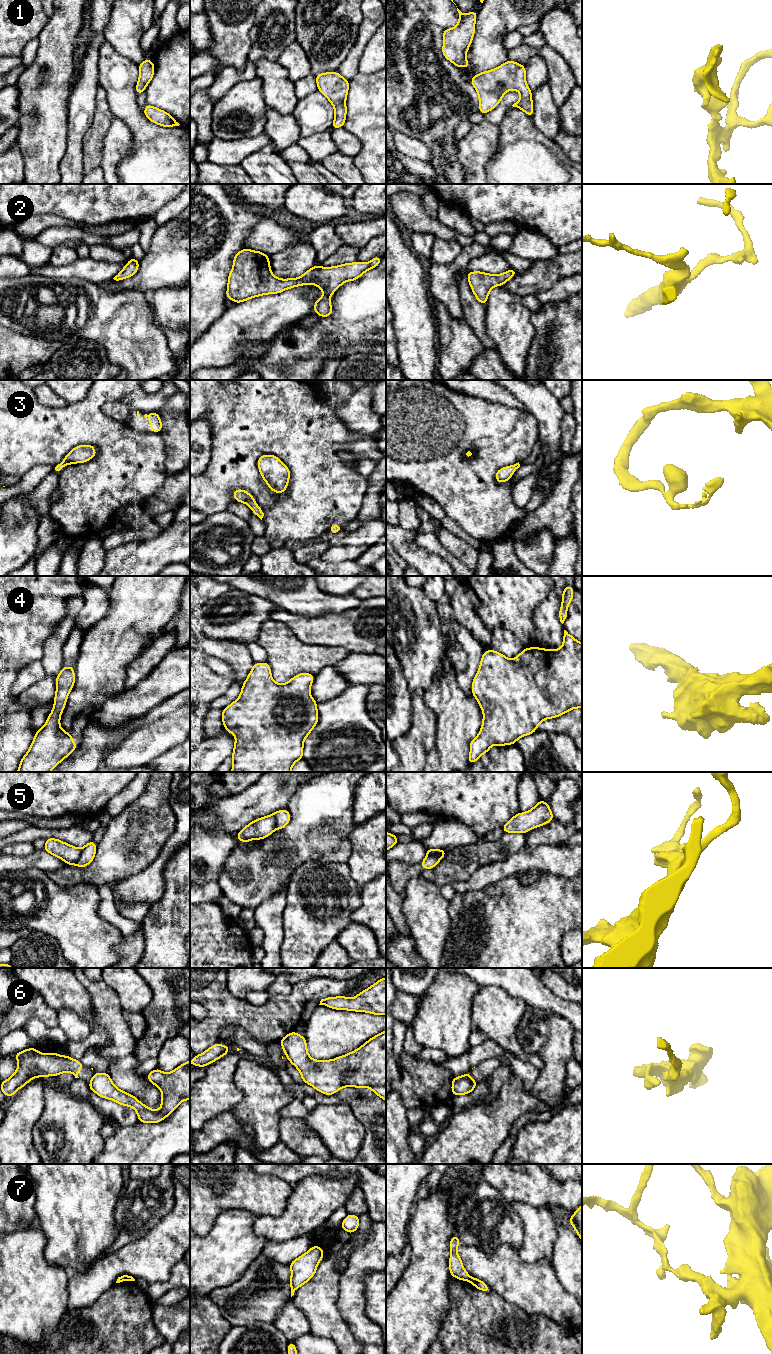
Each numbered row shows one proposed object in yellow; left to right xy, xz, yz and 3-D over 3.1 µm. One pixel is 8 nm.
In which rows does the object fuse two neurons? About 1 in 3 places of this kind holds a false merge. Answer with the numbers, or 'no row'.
5, 6, 7

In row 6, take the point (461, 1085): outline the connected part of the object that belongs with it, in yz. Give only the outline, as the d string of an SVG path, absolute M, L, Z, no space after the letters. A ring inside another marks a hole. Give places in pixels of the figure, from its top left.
M466 1075L453 1077L452 1080L452 1095L465 1095L469 1094L476 1087L476 1082L473 1079L468 1078Z

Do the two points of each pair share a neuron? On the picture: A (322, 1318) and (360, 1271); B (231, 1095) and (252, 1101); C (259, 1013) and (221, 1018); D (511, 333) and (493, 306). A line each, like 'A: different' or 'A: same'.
A: different
B: different
C: same
D: same

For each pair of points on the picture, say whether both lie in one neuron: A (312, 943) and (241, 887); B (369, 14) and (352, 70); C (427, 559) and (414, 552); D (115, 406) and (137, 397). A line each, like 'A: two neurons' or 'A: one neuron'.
A: two neurons
B: one neuron
C: one neuron
D: two neurons

